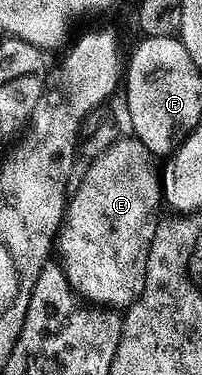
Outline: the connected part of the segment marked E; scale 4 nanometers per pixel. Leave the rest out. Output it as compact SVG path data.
M119 137L107 153L88 164L81 184L72 192L61 230L55 240L56 250L61 251L59 262L65 276L78 295L95 305L108 305L114 309L128 309L145 288L147 253L157 232L159 216L163 211L163 185L159 171L149 164L151 152L135 137Z

